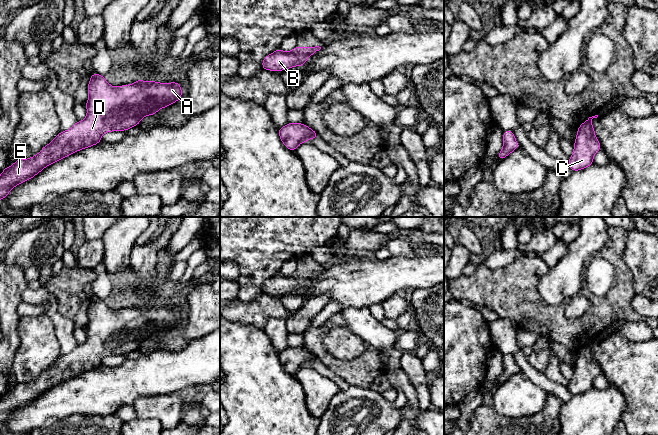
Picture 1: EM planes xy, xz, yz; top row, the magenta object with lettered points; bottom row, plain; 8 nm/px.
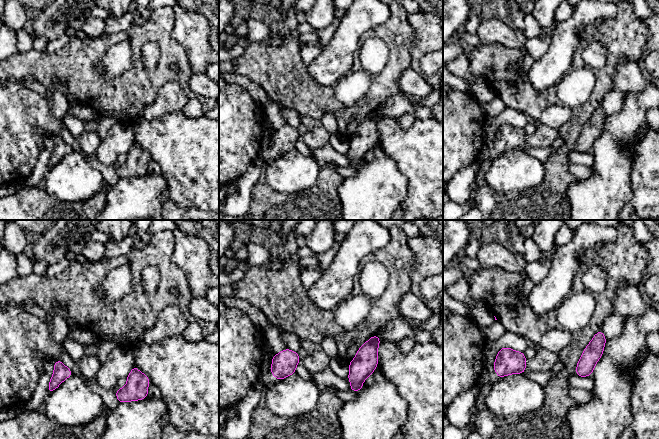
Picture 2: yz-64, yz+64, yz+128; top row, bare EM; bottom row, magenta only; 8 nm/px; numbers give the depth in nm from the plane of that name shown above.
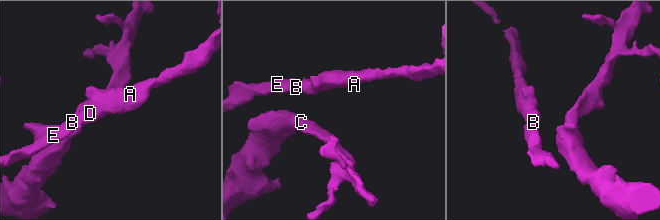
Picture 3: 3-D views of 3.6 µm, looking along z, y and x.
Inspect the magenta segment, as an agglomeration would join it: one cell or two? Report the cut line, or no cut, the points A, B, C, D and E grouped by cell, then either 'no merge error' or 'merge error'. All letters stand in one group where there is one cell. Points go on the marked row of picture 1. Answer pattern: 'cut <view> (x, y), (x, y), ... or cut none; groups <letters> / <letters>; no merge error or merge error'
cut none; groups A B C D E; no merge error

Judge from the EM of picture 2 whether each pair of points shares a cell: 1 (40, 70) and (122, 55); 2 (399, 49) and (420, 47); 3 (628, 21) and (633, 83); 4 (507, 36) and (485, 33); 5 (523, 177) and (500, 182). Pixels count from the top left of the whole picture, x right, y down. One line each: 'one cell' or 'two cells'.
1: two cells
2: two cells
3: two cells
4: one cell
5: one cell

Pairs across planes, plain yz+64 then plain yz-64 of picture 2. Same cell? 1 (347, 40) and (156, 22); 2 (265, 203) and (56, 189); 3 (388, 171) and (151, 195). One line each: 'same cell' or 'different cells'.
1: different cells
2: different cells
3: same cell

